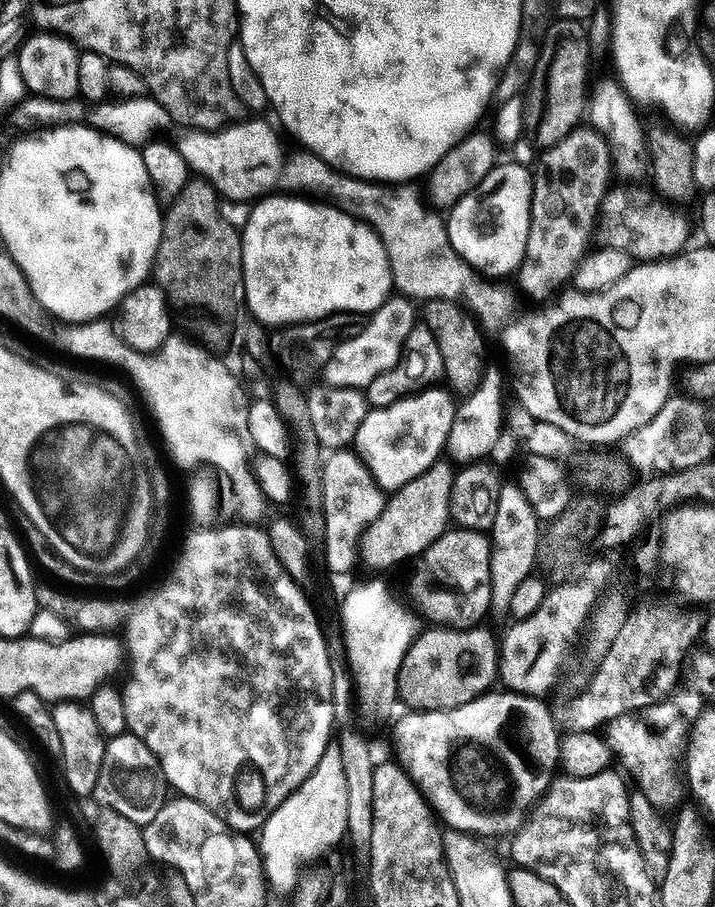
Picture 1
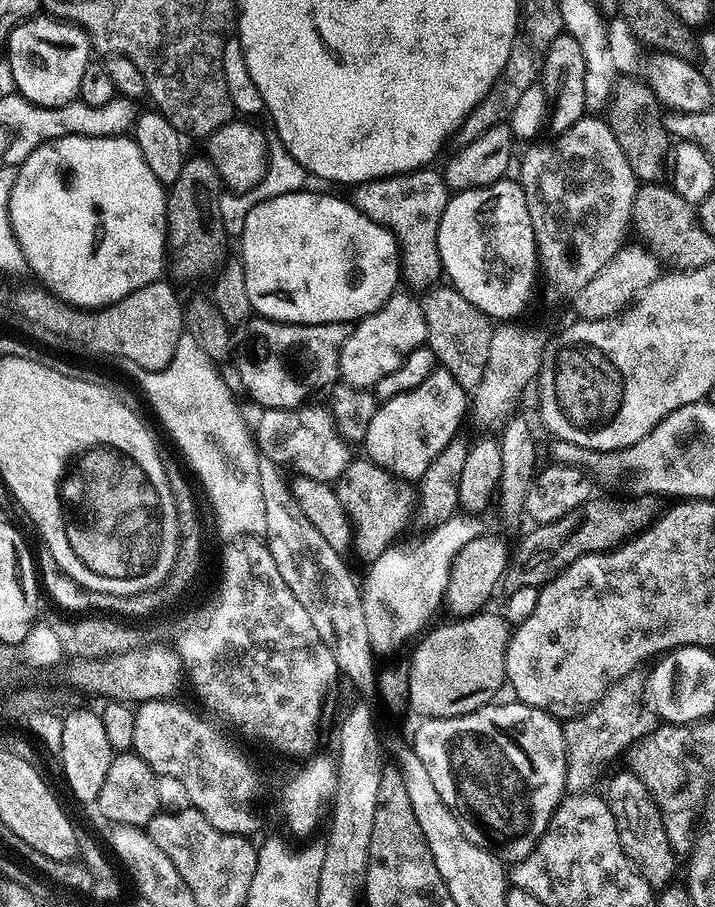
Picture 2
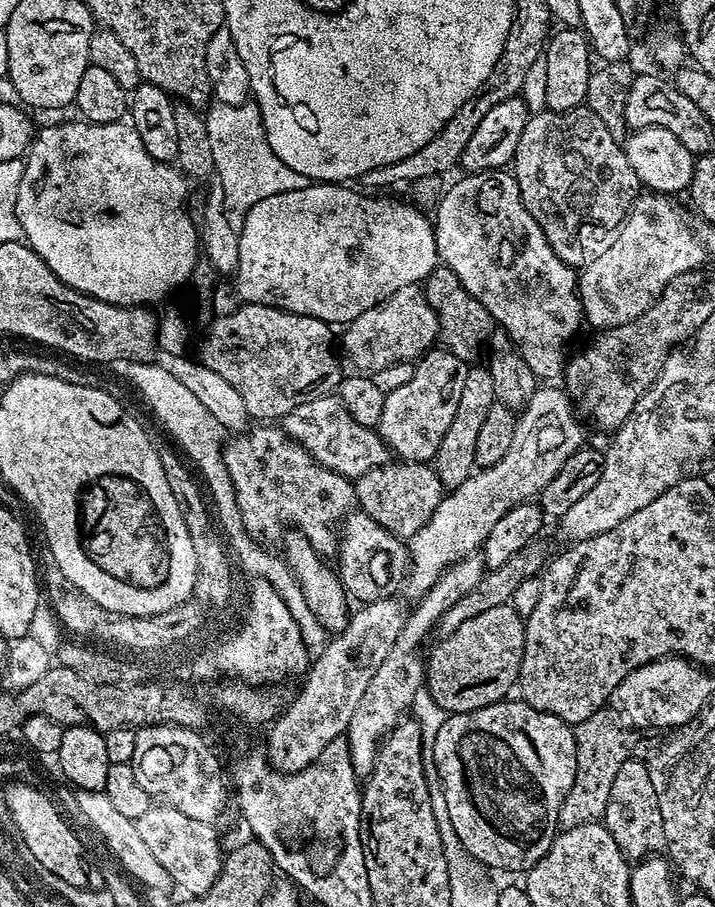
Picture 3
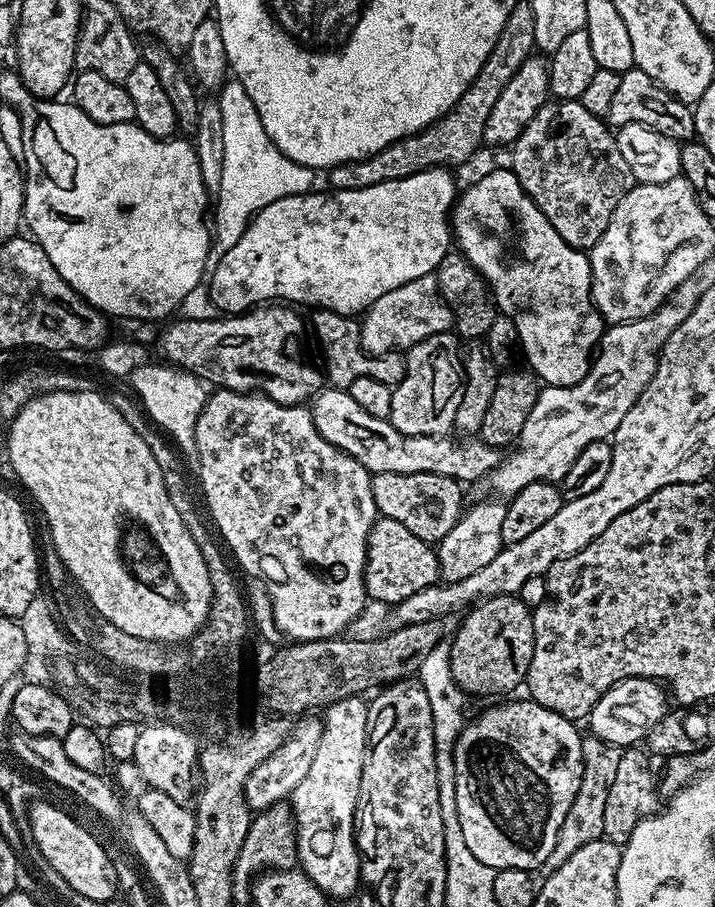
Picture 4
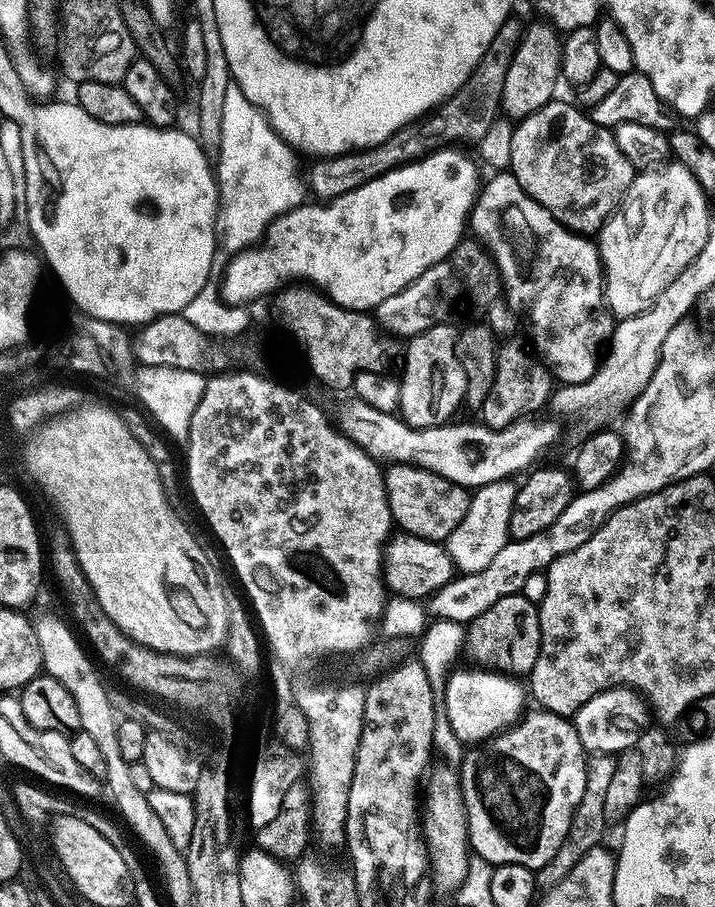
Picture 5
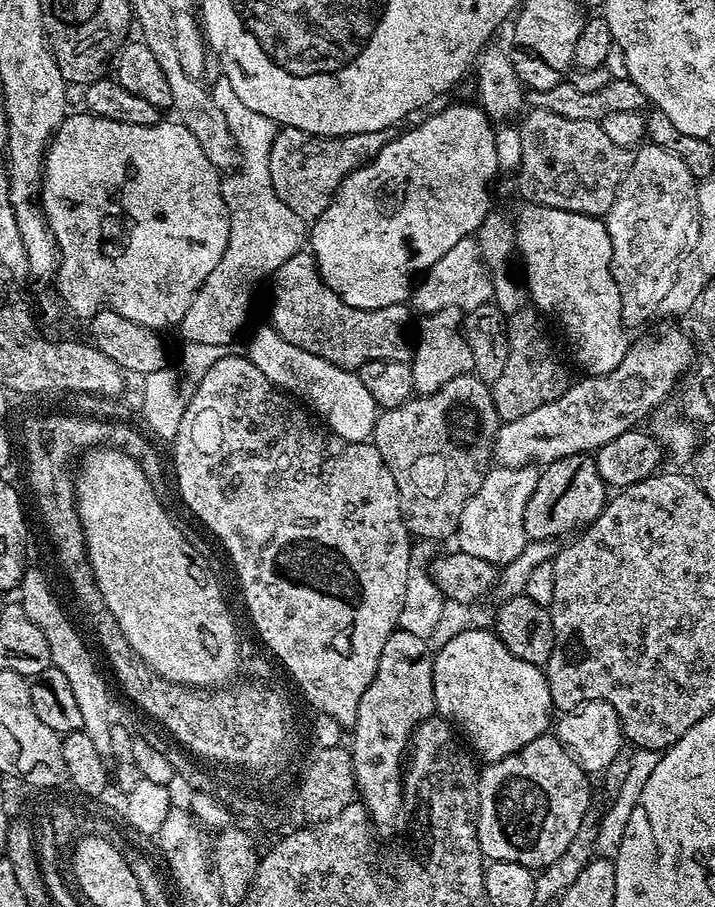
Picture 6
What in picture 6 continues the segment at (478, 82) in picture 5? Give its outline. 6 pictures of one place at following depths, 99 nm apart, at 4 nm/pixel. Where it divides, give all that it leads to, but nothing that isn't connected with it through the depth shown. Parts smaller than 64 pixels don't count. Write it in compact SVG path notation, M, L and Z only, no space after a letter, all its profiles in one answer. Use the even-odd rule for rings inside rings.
M281 127L276 133L274 146L268 155L274 190L282 198L282 202L290 206L292 212L300 213L301 218L306 222L314 222L326 210L326 206L330 206L330 202L335 200L336 191L340 189L342 182L349 174L358 170L362 165L369 164L389 139L388 132L367 132L349 136L310 136L307 132L297 128Z

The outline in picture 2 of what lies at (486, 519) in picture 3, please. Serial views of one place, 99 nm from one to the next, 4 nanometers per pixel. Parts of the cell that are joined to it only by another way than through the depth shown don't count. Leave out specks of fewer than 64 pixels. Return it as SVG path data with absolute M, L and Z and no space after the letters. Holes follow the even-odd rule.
M457 514L443 520L437 524L427 534L421 538L417 544L408 544L405 548L393 546L367 565L368 577L362 580L362 610L366 614L366 630L372 643L373 649L377 653L392 652L395 648L400 648L404 640L411 636L419 637L421 632L428 626L428 619L439 610L440 604L445 603L446 593L448 591L448 579L454 558L466 546L466 542L474 542L482 534L480 528L481 517L476 514Z

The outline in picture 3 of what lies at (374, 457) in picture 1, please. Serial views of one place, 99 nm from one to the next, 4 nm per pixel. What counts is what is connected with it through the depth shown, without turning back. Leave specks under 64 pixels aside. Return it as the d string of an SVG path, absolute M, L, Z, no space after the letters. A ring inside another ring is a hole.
M433 346L415 361L416 376L406 382L406 386L398 386L398 390L387 393L382 406L382 422L378 429L380 436L388 443L389 449L396 452L404 462L435 461L436 451L442 442L442 434L450 427L454 419L454 410L458 410L458 397L462 395L462 382L466 382L469 365L450 354L443 346Z

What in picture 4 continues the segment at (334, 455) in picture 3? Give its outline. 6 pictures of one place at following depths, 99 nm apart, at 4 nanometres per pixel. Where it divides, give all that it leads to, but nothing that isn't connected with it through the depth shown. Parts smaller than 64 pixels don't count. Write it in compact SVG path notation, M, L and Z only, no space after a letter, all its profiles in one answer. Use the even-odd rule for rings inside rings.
M343 387L327 388L317 392L310 404L318 434L350 458L362 462L370 473L438 474L461 482L483 481L502 463L501 449L492 448L478 438L464 438L459 444L456 440L448 440L452 438L447 435L407 436L398 431L391 420L374 418L374 414L362 410L362 406L358 406Z

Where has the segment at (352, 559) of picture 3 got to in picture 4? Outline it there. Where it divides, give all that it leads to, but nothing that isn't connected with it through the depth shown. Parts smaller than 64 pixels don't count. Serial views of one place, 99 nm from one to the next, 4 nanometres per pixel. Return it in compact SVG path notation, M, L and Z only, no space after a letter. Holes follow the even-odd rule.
M380 516L368 535L364 564L364 589L369 597L373 601L376 599L377 605L395 606L410 598L410 594L418 594L418 590L426 590L440 579L440 560L436 556L436 548L410 534L402 522Z

